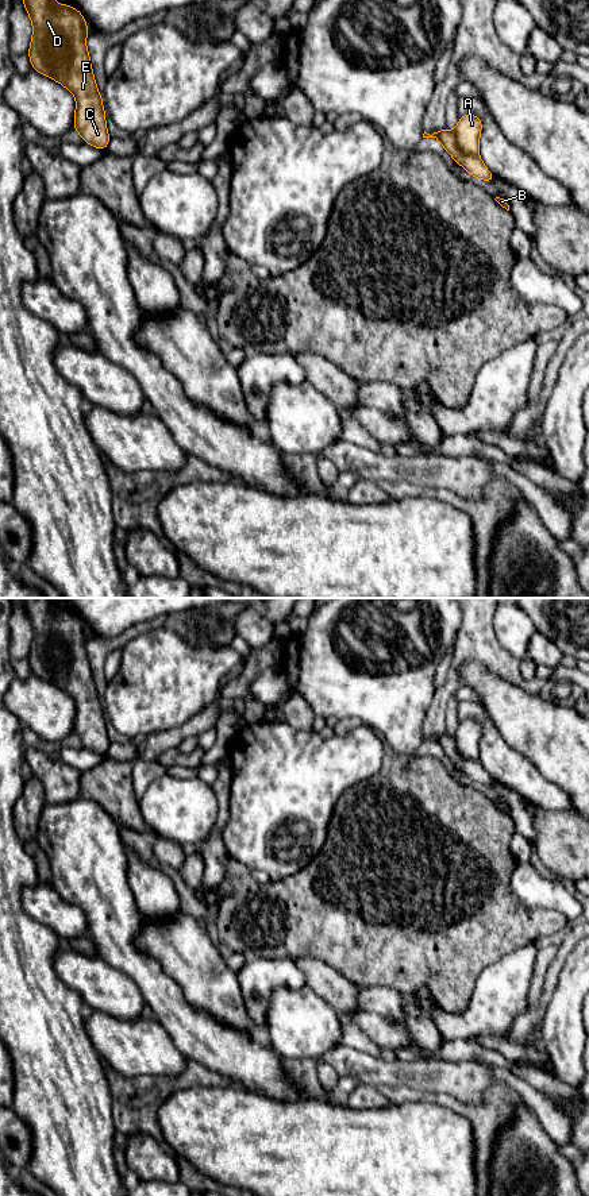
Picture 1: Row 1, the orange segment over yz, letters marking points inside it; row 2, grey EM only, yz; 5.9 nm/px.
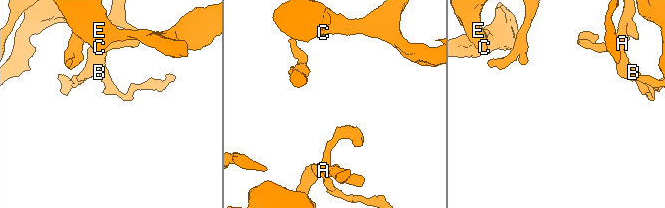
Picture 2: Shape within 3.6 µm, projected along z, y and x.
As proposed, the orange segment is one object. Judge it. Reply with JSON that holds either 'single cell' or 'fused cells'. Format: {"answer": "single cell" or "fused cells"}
{"answer": "fused cells"}

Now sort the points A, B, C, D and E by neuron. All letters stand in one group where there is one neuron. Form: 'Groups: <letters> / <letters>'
Groups: A C D E / B

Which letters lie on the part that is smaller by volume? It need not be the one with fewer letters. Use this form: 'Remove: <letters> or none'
Remove: B

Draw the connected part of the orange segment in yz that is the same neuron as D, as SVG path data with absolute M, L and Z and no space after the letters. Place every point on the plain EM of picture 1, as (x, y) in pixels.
M53 598L22 601L34 634L28 653L32 674L74 699L73 733L85 748L105 755L111 742L86 653L89 636L82 618L68 609L57 609Z

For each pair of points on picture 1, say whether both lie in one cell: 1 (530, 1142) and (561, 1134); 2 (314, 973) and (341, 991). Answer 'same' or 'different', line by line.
1: different
2: same

